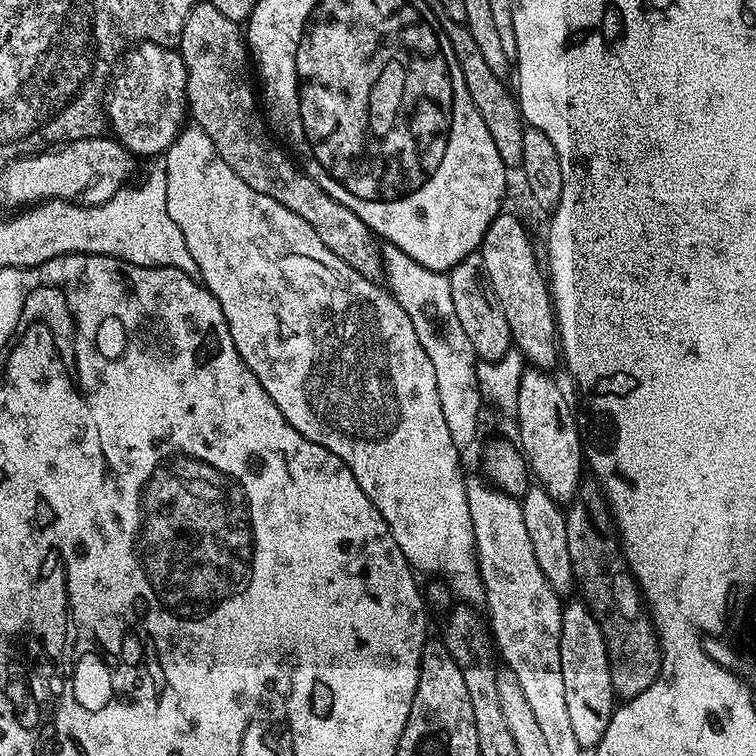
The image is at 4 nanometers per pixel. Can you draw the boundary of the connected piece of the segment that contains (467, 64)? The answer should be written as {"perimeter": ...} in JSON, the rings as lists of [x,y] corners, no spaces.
{"perimeter":[[[444,24],[446,38],[450,38],[450,46],[454,50],[454,58],[458,58],[458,70],[462,70],[462,78],[466,78],[466,90],[470,90],[470,98],[482,114],[482,122],[486,122],[486,130],[490,130],[490,138],[494,138],[494,146],[498,150],[498,158],[502,158],[505,168],[516,170],[522,162],[522,134],[525,123],[520,115],[520,105],[513,89],[504,85],[505,81],[490,70],[482,50],[478,50],[478,42],[470,34],[467,24]]]}

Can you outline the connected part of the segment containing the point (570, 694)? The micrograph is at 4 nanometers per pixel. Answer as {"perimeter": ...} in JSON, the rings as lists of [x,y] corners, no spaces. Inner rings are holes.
{"perimeter":[[[575,598],[563,605],[562,630],[560,631],[560,653],[562,654],[562,682],[566,685],[566,707],[574,738],[578,738],[581,749],[595,749],[596,743],[606,734],[610,718],[618,704],[616,691],[610,682],[610,662],[602,630],[583,599]]]}

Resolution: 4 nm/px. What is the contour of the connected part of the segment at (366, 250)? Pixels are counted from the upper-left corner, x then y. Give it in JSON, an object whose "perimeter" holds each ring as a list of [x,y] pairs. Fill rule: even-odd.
{"perimeter":[[[197,2],[190,10],[182,26],[178,51],[188,69],[184,95],[191,119],[214,142],[220,157],[254,190],[274,198],[286,210],[294,210],[298,218],[310,222],[314,234],[342,262],[346,262],[358,274],[368,280],[379,281],[386,269],[381,253],[372,245],[374,233],[342,202],[330,198],[322,186],[308,177],[308,173],[292,165],[292,160],[268,137],[264,129],[265,117],[258,107],[258,96],[248,85],[250,49],[245,33],[237,21],[226,18],[211,2]],[[256,104],[257,108],[256,109]],[[260,111],[260,112],[259,112]],[[261,116],[261,117],[260,117]]]}

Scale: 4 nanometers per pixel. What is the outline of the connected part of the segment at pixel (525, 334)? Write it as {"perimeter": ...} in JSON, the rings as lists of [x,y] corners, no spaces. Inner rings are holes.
{"perimeter":[[[501,210],[494,218],[494,222],[490,222],[478,251],[482,262],[486,262],[486,274],[498,298],[498,306],[502,306],[502,314],[506,314],[506,322],[510,322],[513,345],[524,355],[525,361],[531,367],[552,370],[556,364],[556,352],[558,353],[558,325],[554,313],[554,297],[541,265],[540,268],[536,265],[536,254],[532,250],[532,242],[528,238],[523,222],[514,213],[508,211]]]}

